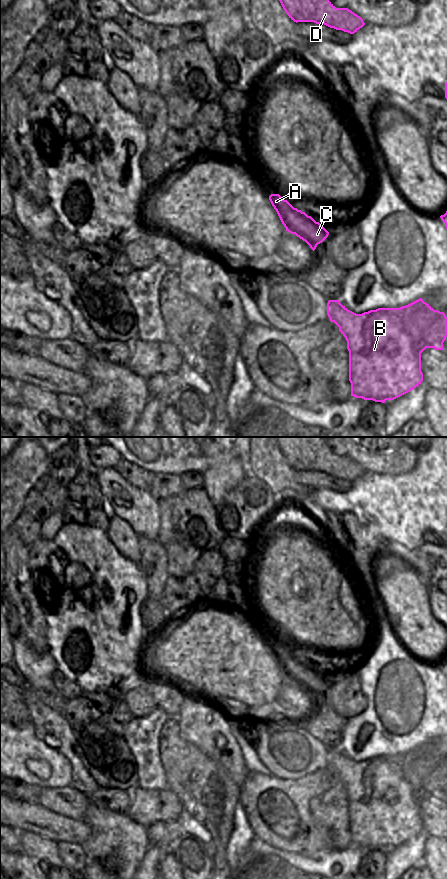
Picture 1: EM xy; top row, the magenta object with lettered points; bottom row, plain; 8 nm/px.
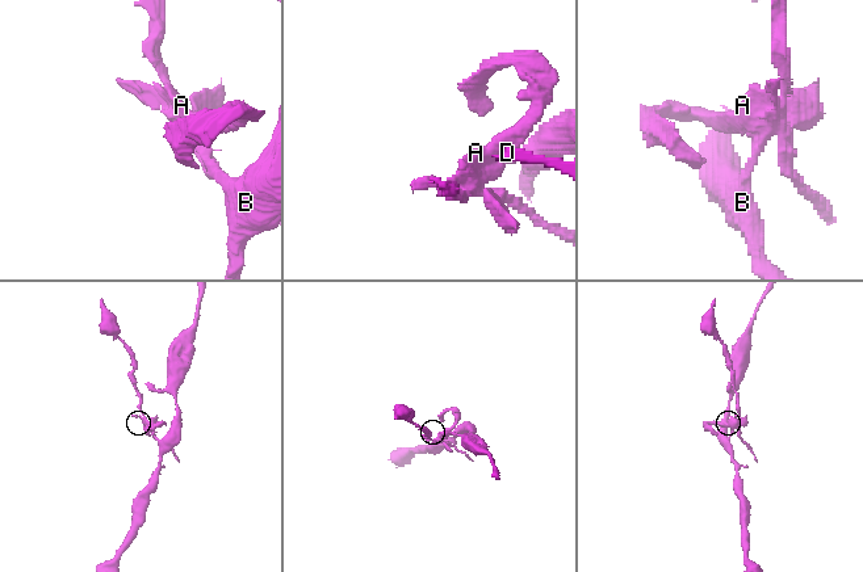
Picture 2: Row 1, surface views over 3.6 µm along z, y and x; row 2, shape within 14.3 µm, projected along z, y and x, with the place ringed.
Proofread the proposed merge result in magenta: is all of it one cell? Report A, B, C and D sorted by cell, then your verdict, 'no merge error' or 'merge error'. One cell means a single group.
A C / B D | merge error

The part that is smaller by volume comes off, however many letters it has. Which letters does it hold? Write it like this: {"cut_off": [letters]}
{"cut_off": ["A", "C"]}

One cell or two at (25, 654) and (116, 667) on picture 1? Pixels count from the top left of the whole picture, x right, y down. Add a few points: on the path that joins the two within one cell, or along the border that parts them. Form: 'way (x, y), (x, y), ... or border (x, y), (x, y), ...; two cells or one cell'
border (48, 651), (57, 669); two cells

